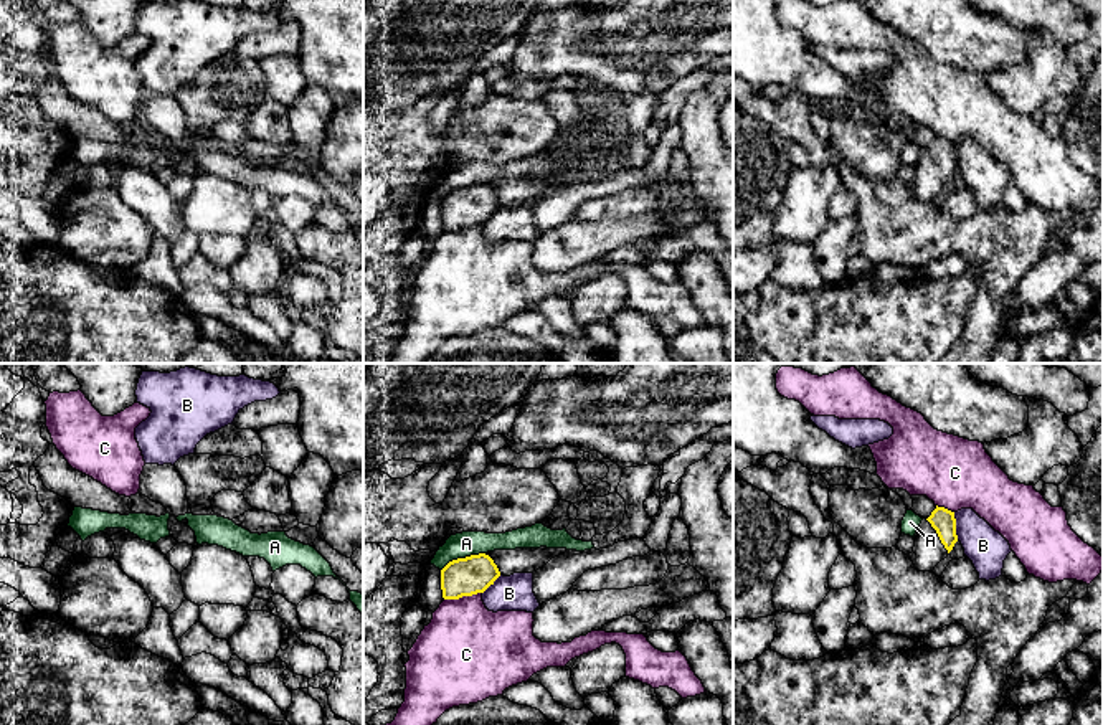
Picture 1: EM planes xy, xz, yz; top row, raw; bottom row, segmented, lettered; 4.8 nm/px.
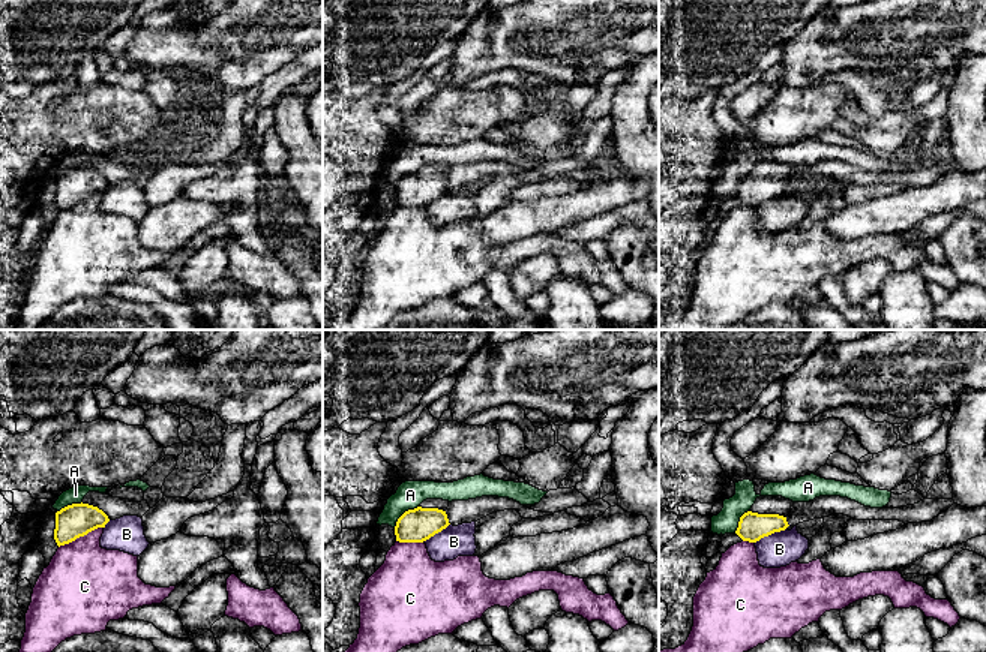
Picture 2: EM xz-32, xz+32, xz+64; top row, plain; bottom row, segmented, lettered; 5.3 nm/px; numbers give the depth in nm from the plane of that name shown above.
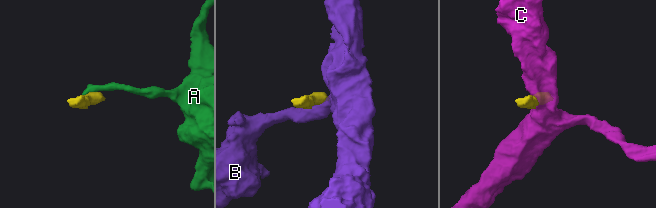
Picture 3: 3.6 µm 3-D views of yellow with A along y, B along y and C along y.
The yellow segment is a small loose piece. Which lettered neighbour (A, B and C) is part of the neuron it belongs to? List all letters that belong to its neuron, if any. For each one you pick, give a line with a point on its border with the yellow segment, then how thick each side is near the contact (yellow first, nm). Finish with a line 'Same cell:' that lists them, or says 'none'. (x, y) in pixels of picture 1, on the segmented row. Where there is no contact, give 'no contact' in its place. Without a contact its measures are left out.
Same cell: none

